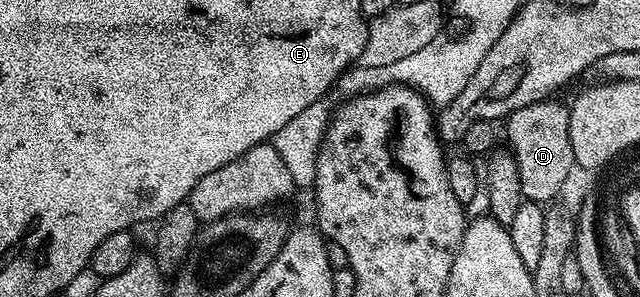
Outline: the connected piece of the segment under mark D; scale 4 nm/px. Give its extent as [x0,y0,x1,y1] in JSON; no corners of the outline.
[505,99,576,203]

